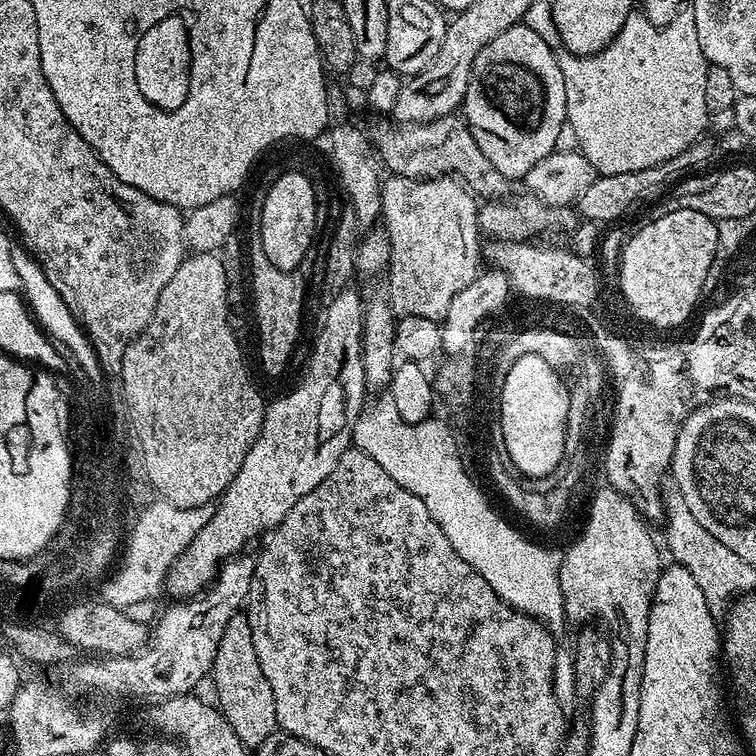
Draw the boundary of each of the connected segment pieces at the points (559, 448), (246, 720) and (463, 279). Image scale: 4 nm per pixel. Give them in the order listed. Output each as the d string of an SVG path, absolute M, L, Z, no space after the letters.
M537 356L514 362L505 378L500 398L500 416L506 447L512 448L514 468L523 477L551 477L563 456L567 434L569 385L565 377Z
M238 614L226 622L226 631L222 633L222 642L218 642L218 654L214 658L210 680L216 683L214 700L220 712L249 750L262 746L262 742L277 731L274 690L270 690L270 682L266 682L266 674L262 674L262 665L258 663L258 650L254 650L254 630L247 615Z
M389 175L380 192L382 226L391 253L387 287L392 294L392 310L400 318L414 315L443 321L454 296L470 288L482 264L477 197L452 176L411 180Z

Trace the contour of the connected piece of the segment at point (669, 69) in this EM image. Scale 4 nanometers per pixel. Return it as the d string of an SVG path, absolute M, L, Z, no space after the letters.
M682 10L674 22L661 28L655 28L643 14L630 15L622 30L596 55L574 56L564 50L558 59L566 86L567 127L576 135L579 151L599 175L626 174L658 166L703 137L700 135L710 119L706 106L709 62L702 54L702 46L698 46L698 26L694 26L691 10Z

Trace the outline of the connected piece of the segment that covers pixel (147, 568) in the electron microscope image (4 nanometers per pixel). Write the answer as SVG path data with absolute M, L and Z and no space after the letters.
M168 500L156 501L152 510L137 521L138 526L131 528L119 568L103 583L105 586L100 594L104 602L127 610L137 602L156 600L163 593L165 578L173 561L185 552L186 545L206 526L212 514L209 505L180 508Z

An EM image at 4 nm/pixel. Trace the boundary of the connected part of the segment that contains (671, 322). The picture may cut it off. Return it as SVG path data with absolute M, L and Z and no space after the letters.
M675 210L647 223L627 237L620 253L618 281L637 321L671 330L687 322L700 300L704 283L709 283L708 271L718 242L717 221L697 210Z

